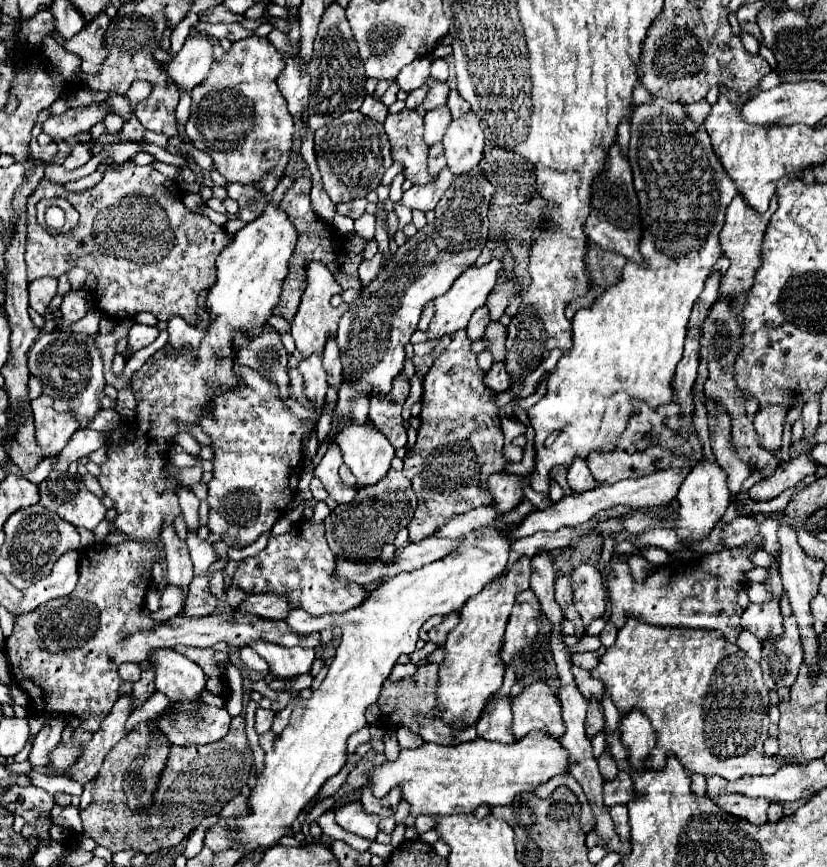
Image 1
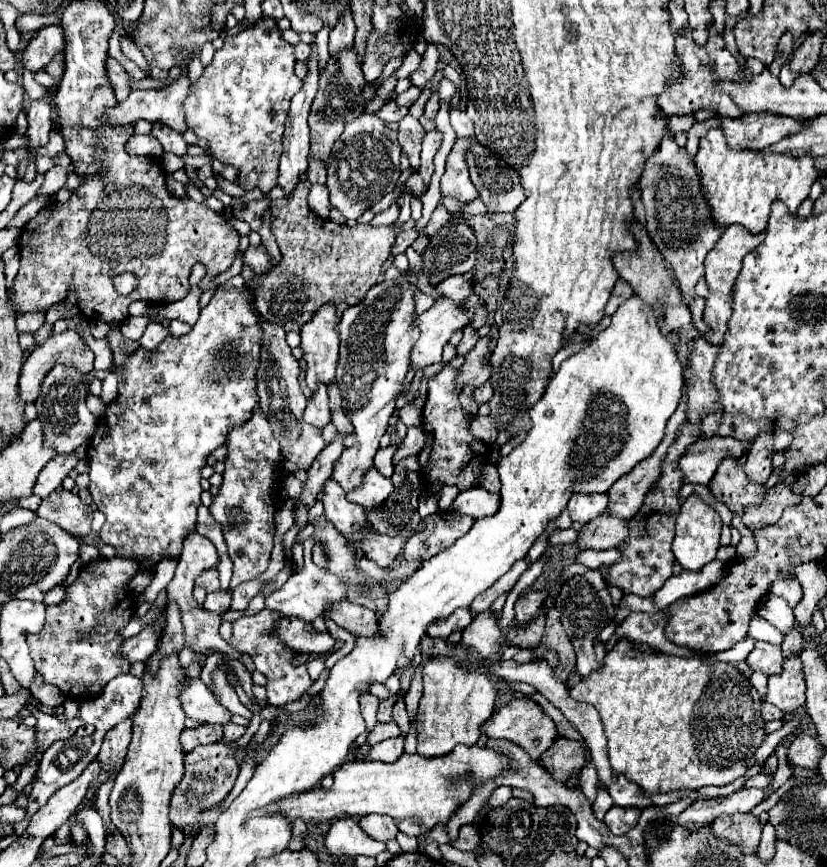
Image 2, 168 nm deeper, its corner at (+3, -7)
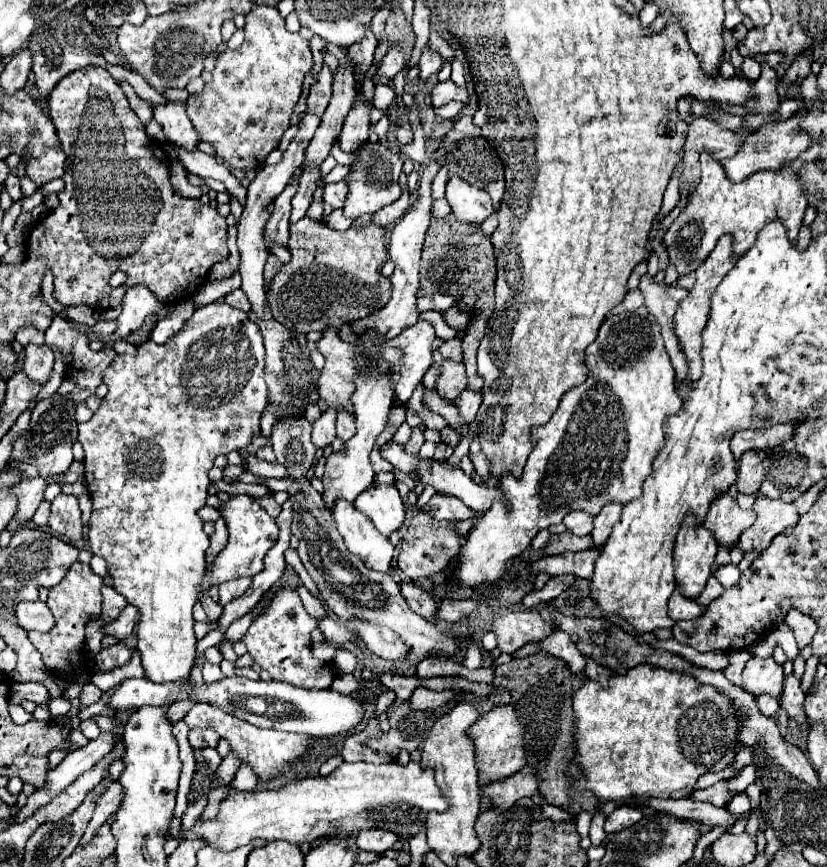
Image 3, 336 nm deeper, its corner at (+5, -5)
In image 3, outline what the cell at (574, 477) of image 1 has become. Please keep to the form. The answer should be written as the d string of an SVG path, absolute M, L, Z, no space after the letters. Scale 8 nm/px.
M570 511L566 517L564 517L564 525L570 533L574 535L590 535L592 531L592 521L594 517L588 515L586 511Z

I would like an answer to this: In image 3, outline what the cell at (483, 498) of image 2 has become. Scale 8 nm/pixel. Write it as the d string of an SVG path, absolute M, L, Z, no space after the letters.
M434 495L424 507L424 513L428 513L430 517L436 517L438 521L464 521L474 517L472 509L468 509L460 499L456 497L448 497L448 495Z

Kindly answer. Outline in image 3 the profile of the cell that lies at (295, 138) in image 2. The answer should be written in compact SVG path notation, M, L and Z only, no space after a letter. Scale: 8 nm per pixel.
M290 183L276 199L274 199L274 211L270 213L270 219L264 225L264 241L266 251L270 251L272 245L286 247L288 245L288 217L290 217L290 201L296 193L298 183Z

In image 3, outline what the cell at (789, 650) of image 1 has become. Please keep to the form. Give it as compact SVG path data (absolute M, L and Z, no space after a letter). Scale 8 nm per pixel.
M788 675L784 679L784 691L780 695L780 705L786 709L790 719L798 723L798 727L810 729L808 717L804 713L804 693L800 689L800 681L794 675Z

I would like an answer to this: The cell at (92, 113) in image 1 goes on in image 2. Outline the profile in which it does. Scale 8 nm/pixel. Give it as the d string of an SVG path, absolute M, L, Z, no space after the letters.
M180 75L176 81L172 81L168 87L158 89L158 91L132 91L128 95L126 101L118 103L116 107L112 107L110 111L106 111L106 115L102 115L102 121L116 127L116 125L132 125L138 119L146 119L146 121L162 121L166 125L170 125L176 131L186 131L186 121L184 121L184 99L186 95L190 95L190 89L194 87L194 83L188 79L188 75Z

